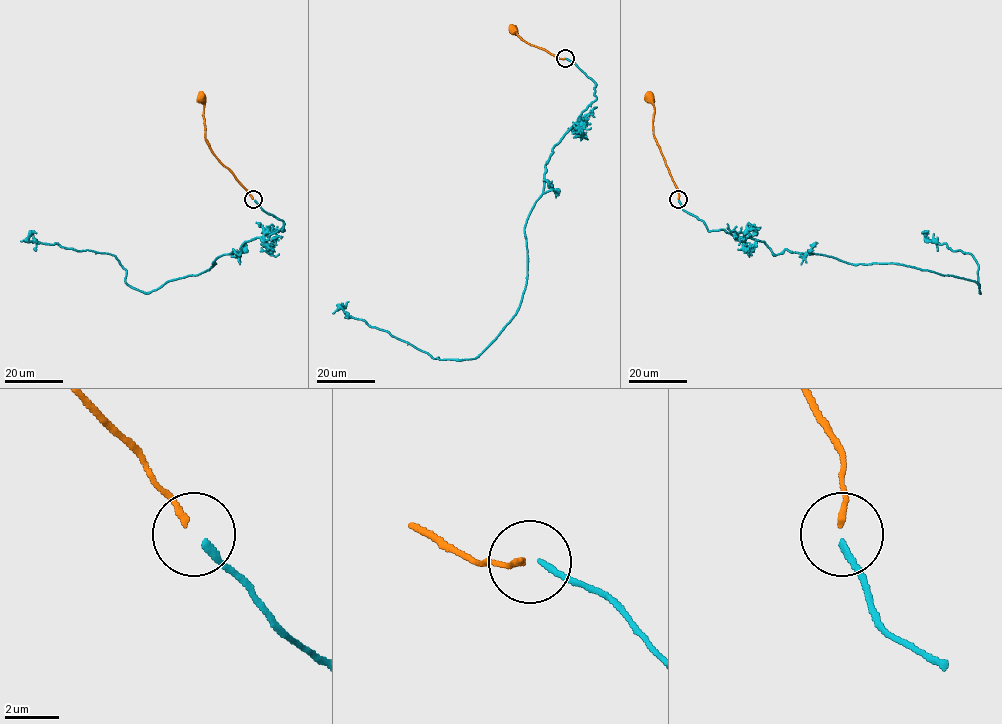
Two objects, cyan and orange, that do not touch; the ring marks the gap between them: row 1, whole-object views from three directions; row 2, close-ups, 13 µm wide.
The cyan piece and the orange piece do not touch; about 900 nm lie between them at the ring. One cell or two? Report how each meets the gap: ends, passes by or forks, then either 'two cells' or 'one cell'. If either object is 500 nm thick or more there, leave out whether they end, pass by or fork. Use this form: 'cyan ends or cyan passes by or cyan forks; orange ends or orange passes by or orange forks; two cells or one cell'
cyan ends; orange ends; one cell

